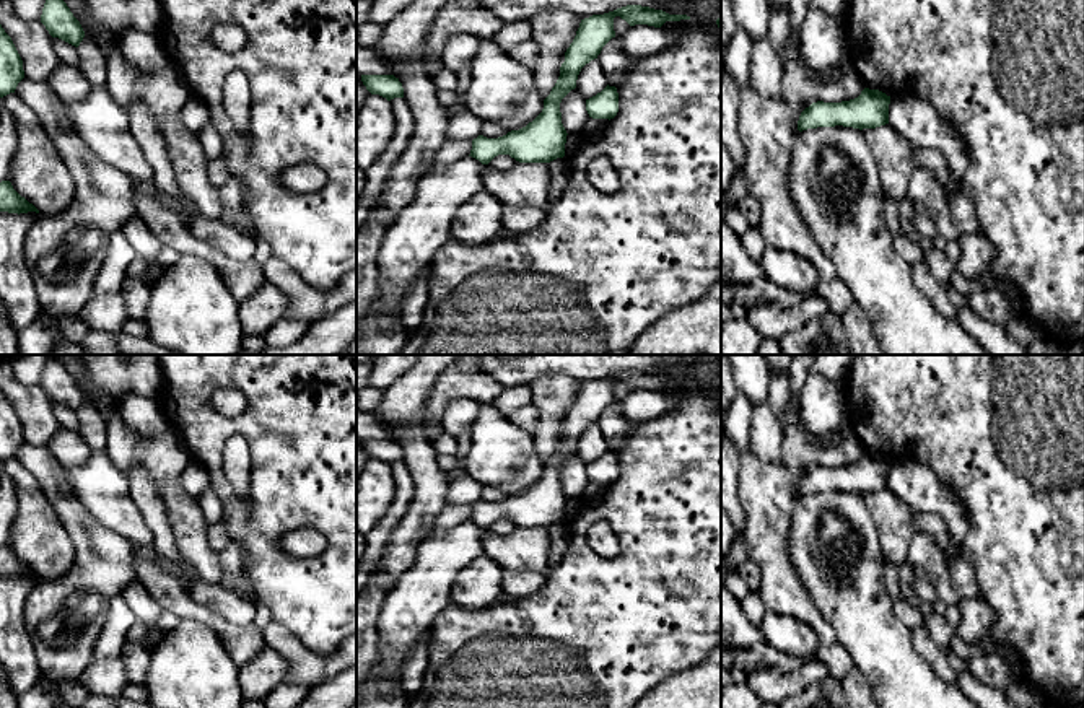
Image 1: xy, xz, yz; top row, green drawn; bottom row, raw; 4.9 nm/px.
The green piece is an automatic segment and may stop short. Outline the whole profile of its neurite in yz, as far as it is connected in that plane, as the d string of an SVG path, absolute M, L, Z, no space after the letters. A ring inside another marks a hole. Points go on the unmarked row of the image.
M864 452L861 459L850 465L824 467L817 465L806 472L798 485L798 495L817 492L853 492L876 493L889 488L890 461L879 454Z

